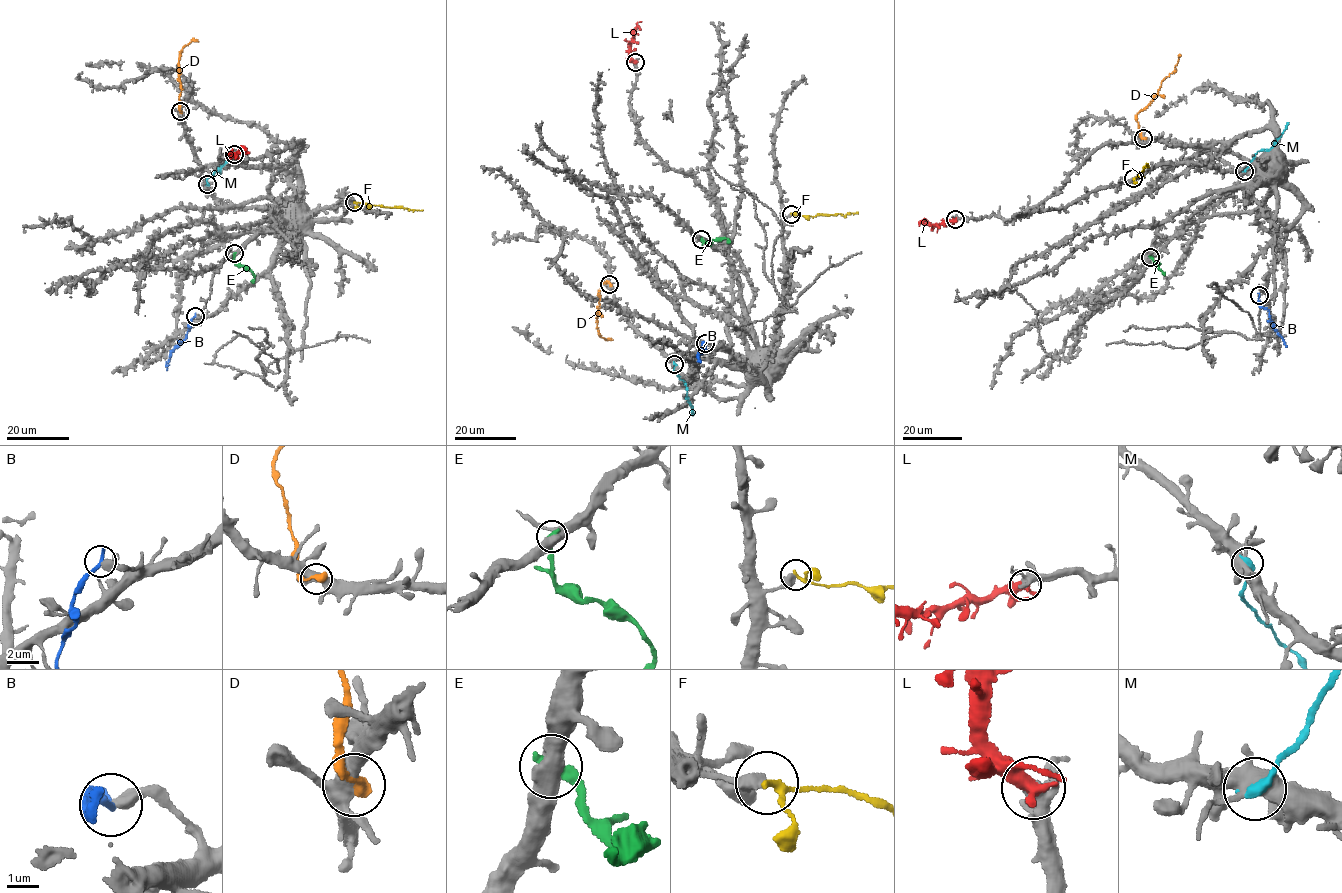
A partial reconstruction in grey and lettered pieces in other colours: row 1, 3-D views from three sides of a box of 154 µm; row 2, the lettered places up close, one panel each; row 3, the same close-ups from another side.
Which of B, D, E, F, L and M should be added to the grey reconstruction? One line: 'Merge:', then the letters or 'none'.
Merge: L

